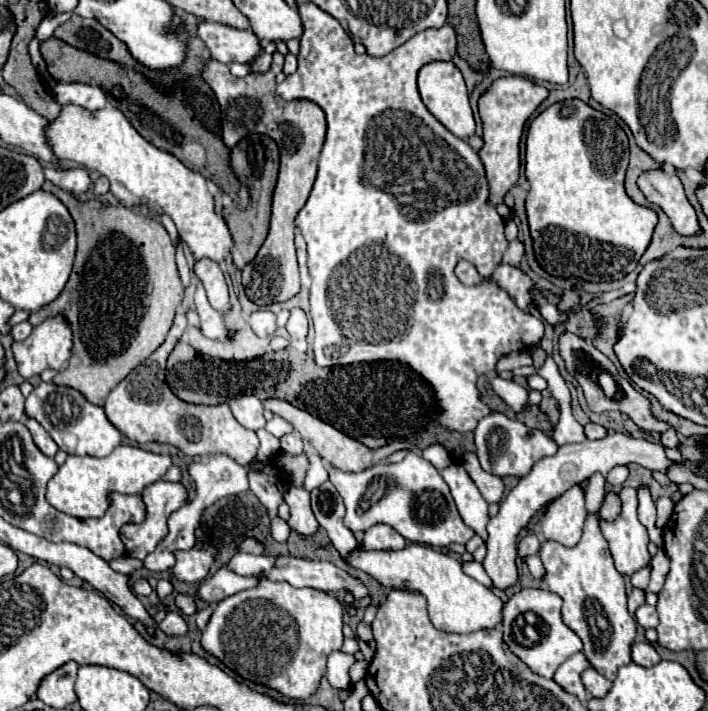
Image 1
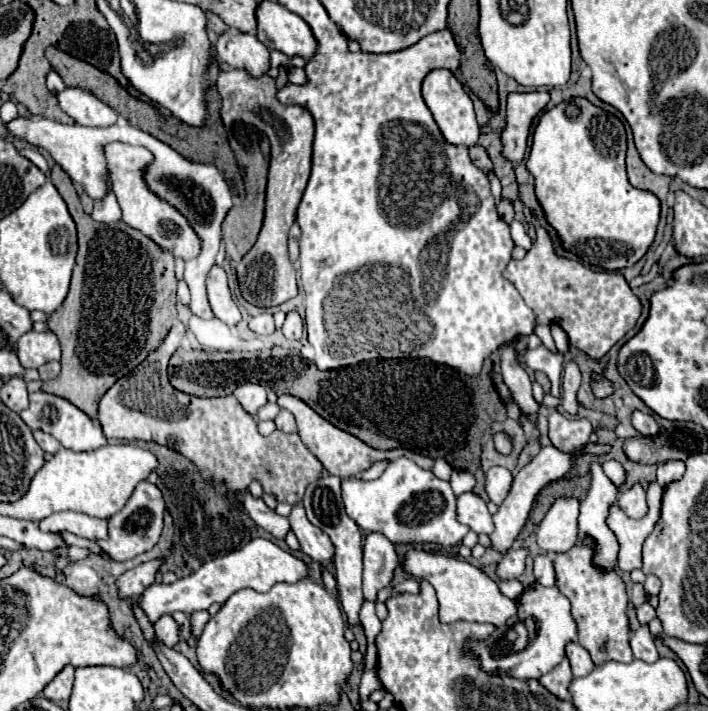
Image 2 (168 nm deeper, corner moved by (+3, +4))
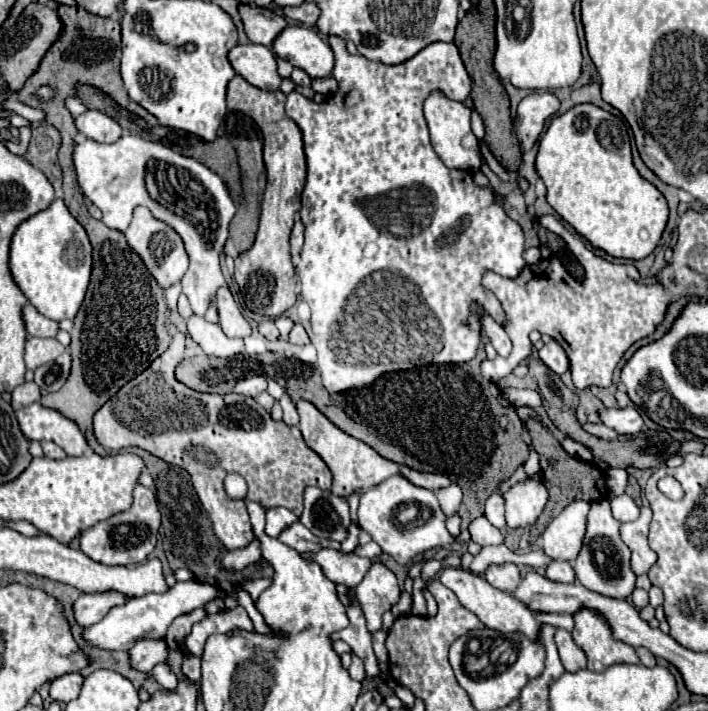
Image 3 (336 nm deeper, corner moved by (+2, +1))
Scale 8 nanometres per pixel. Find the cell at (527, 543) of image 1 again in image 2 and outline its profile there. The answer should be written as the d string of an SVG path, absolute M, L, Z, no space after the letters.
M510 549L496 567L496 575L498 581L510 581L510 579L518 579L524 573L524 561L528 557L526 549Z

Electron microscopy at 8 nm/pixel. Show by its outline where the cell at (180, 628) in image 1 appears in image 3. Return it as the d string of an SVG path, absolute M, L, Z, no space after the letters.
M145 638L145 640L139 640L131 650L131 662L137 670L141 672L151 672L155 664L159 662L165 662L169 658L169 648L167 648L167 642L165 638Z

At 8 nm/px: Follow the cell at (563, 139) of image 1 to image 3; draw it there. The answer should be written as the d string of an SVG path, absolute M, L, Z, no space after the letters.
M577 104L553 118L539 142L535 170L547 186L547 202L595 250L625 260L643 260L655 250L669 208L663 194L635 170L621 118L595 104Z

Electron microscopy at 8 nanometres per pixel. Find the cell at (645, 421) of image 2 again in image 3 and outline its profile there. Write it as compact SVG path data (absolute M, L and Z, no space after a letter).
M605 408L601 412L601 420L603 420L603 424L617 430L619 434L639 434L645 426L637 408L623 408L623 410L621 408L611 408L611 410Z

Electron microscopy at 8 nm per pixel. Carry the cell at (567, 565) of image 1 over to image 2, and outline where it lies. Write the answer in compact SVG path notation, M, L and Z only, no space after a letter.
M586 537L568 553L562 553L554 559L558 589L572 603L572 619L578 625L578 643L588 649L594 665L604 665L608 661L630 663L634 657L628 643L630 639L630 625L626 615L628 595L624 583L618 573L614 571L606 573L594 567L592 551L594 551L594 543L592 539Z

